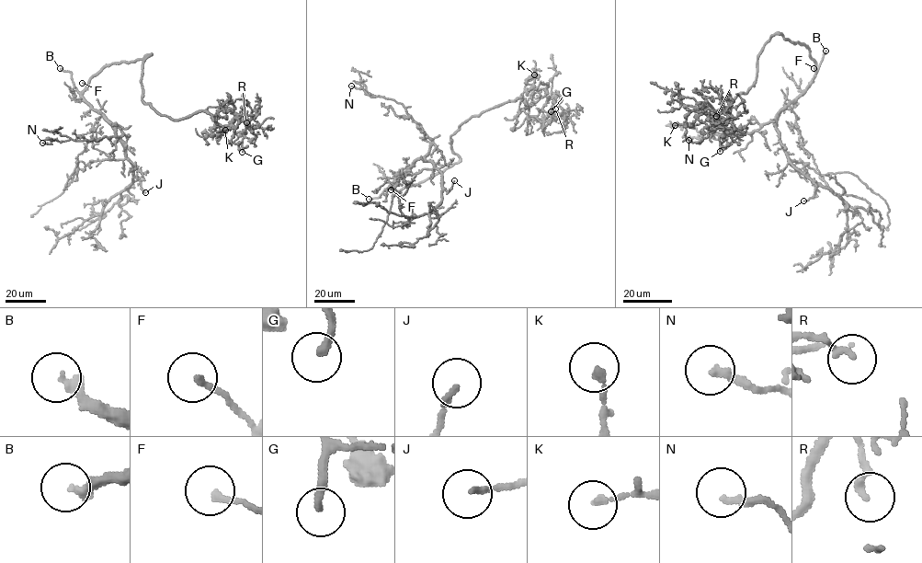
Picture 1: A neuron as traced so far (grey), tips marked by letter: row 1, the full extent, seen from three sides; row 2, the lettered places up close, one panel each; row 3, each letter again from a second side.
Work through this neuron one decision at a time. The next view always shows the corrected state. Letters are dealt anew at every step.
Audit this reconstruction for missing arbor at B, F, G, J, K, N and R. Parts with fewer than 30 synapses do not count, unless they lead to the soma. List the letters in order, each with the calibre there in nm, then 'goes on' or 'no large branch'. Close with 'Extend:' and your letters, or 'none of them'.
B: 320 nm | goes on
F: 200 nm | no large branch
G: 220 nm | goes on
J: 160 nm | no large branch
K: 200 nm | no large branch
N: 200 nm | no large branch
R: 190 nm | no large branch
Extend: B, G

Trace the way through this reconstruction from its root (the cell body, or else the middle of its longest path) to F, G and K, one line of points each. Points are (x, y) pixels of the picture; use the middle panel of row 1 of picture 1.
F: (423, 181), (399, 190), (391, 189)
G: (423, 181), (459, 161), (450, 137), (472, 117), (518, 98), (540, 122), (551, 120), (551, 111)
K: (423, 181), (459, 161), (450, 137), (460, 125), (508, 101), (521, 98), (528, 105), (534, 74)

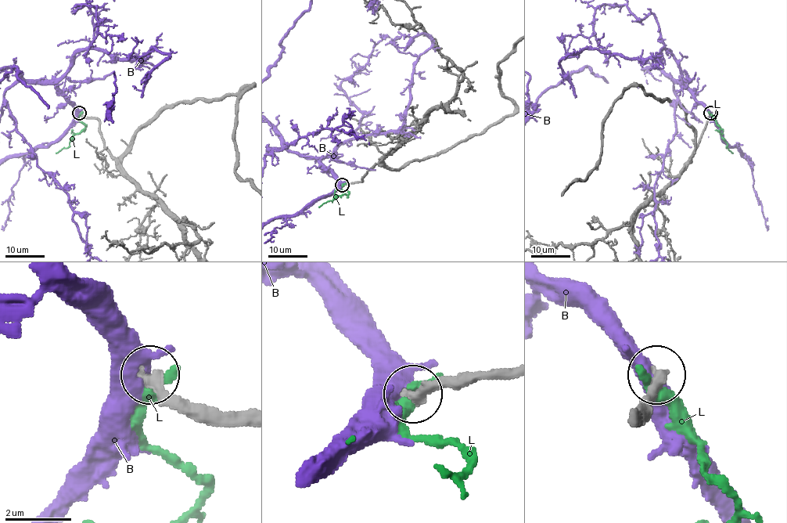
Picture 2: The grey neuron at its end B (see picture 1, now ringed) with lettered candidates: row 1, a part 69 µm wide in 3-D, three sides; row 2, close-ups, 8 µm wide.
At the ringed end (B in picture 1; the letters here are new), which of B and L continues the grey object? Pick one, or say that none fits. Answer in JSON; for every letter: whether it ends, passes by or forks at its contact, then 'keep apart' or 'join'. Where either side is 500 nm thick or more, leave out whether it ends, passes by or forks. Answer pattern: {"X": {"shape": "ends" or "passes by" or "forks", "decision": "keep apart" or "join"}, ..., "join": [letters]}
{"B": {"shape": "forks", "decision": "keep apart"}, "L": {"decision": "keep apart"}, "join": []}

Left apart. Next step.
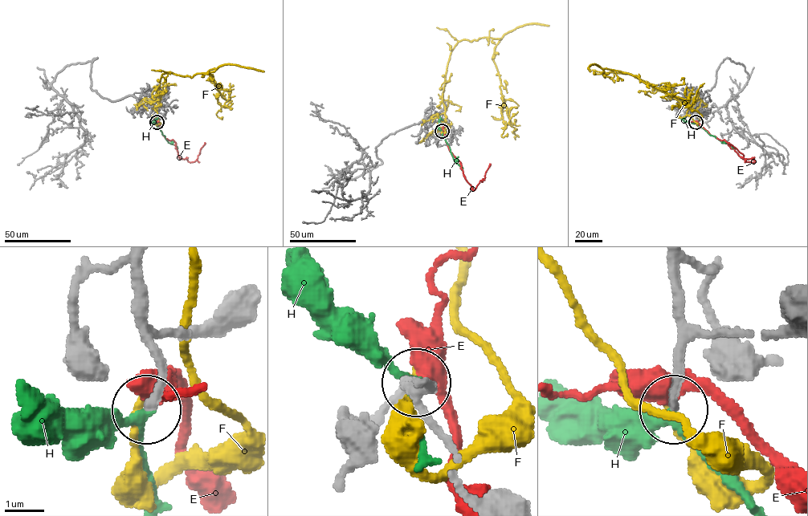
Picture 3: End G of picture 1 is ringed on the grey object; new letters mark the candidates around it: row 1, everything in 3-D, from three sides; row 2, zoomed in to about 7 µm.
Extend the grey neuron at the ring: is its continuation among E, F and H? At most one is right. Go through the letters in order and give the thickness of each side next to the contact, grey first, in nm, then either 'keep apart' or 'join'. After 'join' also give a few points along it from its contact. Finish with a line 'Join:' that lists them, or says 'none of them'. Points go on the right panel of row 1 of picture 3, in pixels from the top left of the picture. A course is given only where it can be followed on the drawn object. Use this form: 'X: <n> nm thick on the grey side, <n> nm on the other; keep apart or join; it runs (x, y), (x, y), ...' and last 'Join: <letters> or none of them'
E: 280 nm thick on the grey side, 480 nm on the other; keep apart
F: 240 nm thick on the grey side, 200 nm on the other; keep apart
H: 240 nm thick on the grey side, 180 nm on the other; join; it runs (695, 122), (710, 135), (736, 148)
Join: H

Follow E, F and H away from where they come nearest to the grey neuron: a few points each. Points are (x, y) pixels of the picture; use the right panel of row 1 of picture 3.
E: (695, 121), (711, 135), (724, 140), (743, 159), (755, 161), (746, 161), (742, 154), (728, 143)
F: (695, 122), (687, 107), (647, 83), (628, 74), (602, 73), (609, 69), (636, 76), (688, 107), (704, 83)
H: (695, 122), (710, 135), (736, 148)

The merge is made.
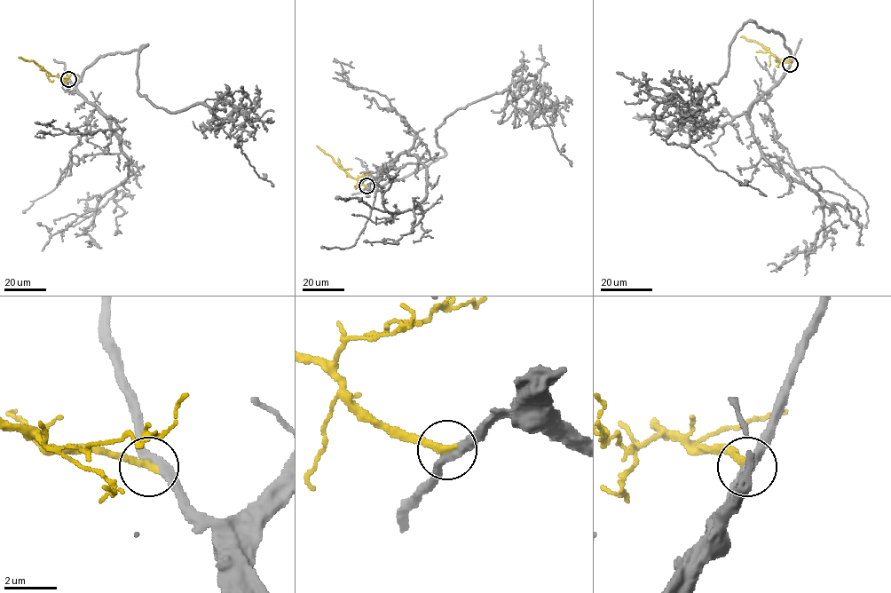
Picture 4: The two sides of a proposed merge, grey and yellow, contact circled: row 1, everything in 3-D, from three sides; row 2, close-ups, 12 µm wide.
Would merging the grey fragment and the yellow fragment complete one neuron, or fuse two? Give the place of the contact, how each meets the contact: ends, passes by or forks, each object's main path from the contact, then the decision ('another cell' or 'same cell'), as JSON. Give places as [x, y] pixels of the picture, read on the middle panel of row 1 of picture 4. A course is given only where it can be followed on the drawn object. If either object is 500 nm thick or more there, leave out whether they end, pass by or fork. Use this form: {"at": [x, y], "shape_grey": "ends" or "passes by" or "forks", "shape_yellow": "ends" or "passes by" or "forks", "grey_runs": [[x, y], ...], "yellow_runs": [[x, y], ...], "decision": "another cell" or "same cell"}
{"at": [366, 185], "shape_grey": "passes by", "shape_yellow": "ends", "grey_runs": [[366, 185], [442, 157], [436, 130], [445, 117], [507, 90], [529, 115], [540, 104], [571, 166]], "yellow_runs": [[366, 185], [351, 177], [317, 146]], "decision": "same cell"}

